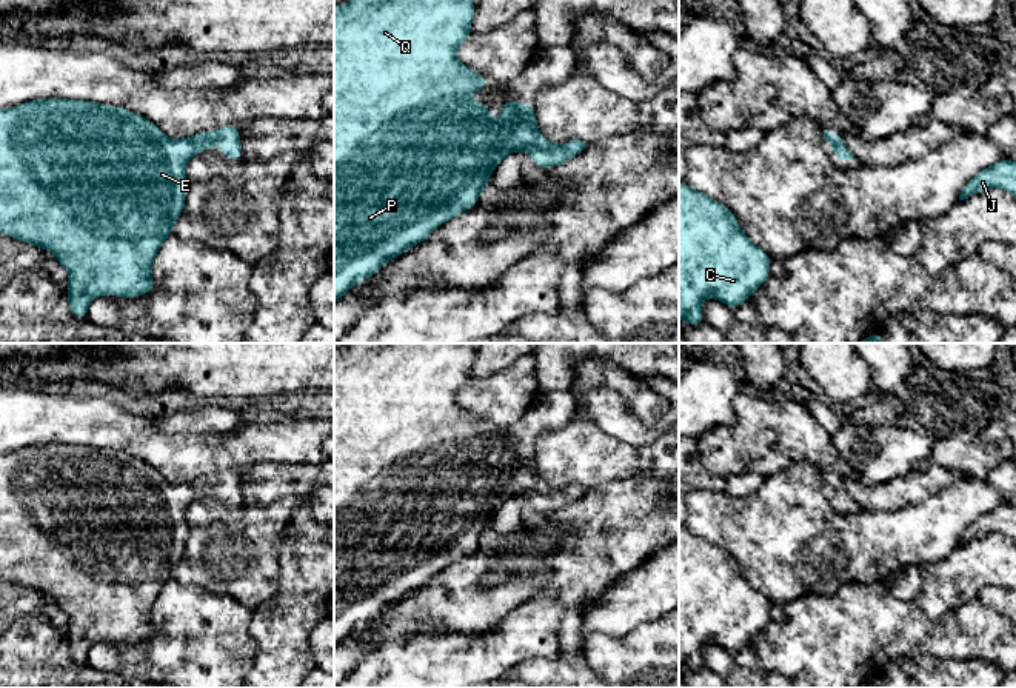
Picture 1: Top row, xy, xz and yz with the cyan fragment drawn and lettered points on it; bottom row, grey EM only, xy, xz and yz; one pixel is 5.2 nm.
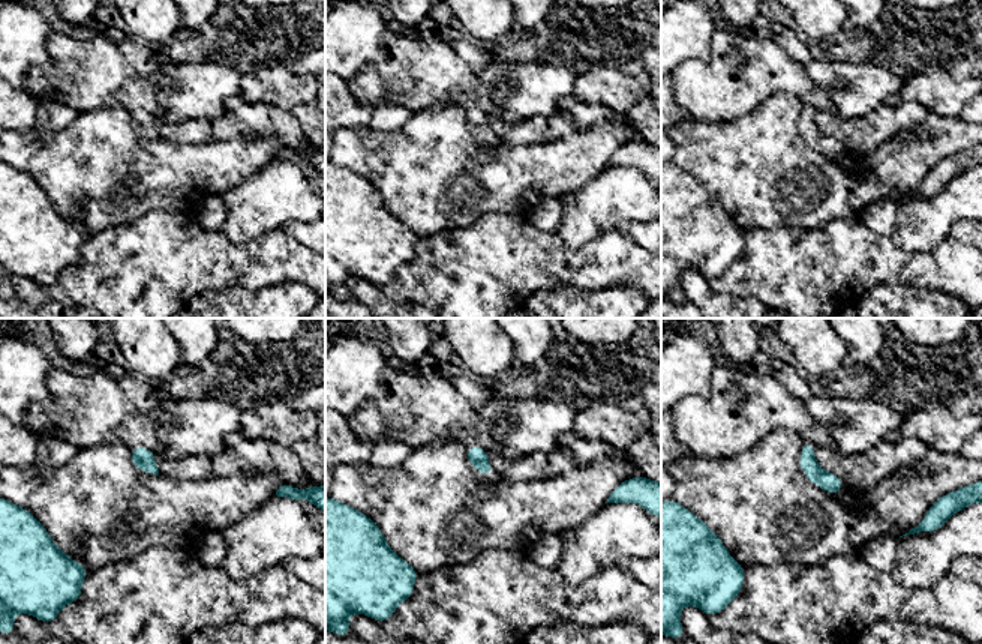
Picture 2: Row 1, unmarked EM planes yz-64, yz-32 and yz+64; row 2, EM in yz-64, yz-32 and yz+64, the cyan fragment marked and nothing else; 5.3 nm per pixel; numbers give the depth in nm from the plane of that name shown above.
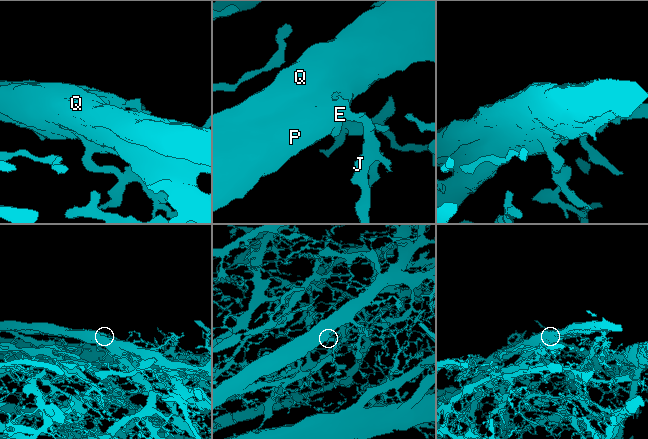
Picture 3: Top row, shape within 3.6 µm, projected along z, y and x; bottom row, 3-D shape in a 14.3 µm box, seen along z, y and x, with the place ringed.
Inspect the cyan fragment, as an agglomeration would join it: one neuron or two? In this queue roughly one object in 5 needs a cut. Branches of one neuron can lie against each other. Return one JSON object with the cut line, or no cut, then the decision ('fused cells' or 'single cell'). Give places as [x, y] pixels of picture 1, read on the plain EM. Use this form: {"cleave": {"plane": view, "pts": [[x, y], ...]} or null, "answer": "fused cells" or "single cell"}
{"cleave": null, "answer": "single cell"}

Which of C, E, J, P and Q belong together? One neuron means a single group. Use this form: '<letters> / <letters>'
C E J P Q

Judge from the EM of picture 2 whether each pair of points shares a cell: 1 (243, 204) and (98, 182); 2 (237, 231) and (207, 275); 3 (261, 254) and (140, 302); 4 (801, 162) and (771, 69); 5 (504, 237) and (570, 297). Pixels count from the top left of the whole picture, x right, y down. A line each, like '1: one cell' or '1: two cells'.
1: two cells
2: two cells
3: one cell
4: two cells
5: two cells

